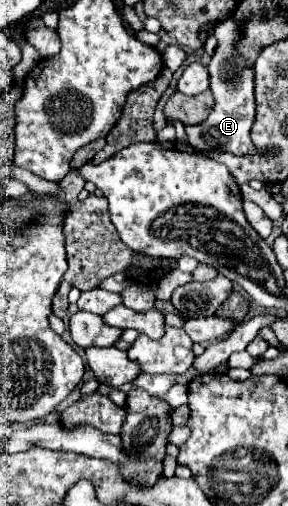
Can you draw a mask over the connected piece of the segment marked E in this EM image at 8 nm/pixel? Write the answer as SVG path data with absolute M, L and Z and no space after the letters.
M233 18L215 26L213 34L219 40L219 48L211 56L211 62L207 68L211 76L211 92L215 98L215 106L211 108L211 114L207 116L205 122L185 128L189 136L189 144L199 152L219 150L219 152L231 152L234 155L268 154L268 151L258 151L249 138L249 130L255 118L255 94L253 94L255 82L253 82L253 70L247 68L245 58L235 48L239 30Z

